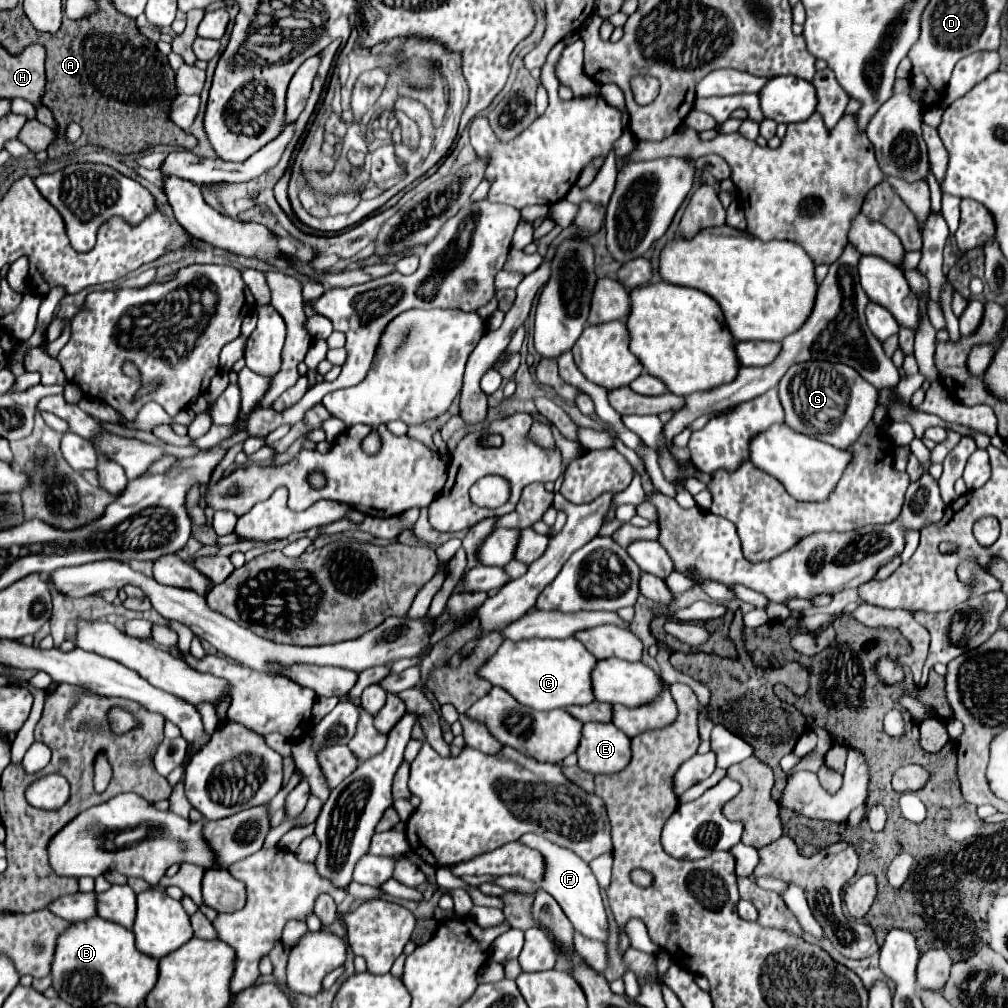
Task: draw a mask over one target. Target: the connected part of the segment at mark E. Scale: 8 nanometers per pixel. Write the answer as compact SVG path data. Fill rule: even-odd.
M584 724L576 750L578 768L598 776L616 774L630 764L630 740L614 724Z

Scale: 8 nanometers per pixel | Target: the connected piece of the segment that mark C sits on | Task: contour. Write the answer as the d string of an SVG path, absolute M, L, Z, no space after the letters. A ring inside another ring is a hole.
M576 638L566 640L504 640L498 652L478 670L482 678L510 692L520 704L548 712L566 706L592 704L592 668L596 658Z

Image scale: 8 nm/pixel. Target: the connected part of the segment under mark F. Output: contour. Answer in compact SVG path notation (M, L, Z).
M524 834L518 838L518 842L530 846L530 848L536 848L544 854L546 876L540 886L556 898L556 902L562 906L564 914L572 922L574 930L580 932L582 936L586 936L588 940L598 940L598 942L606 944L608 942L608 914L606 914L606 908L602 902L600 886L598 886L596 876L592 874L590 866L582 858L578 858L572 850L556 846L540 834Z

